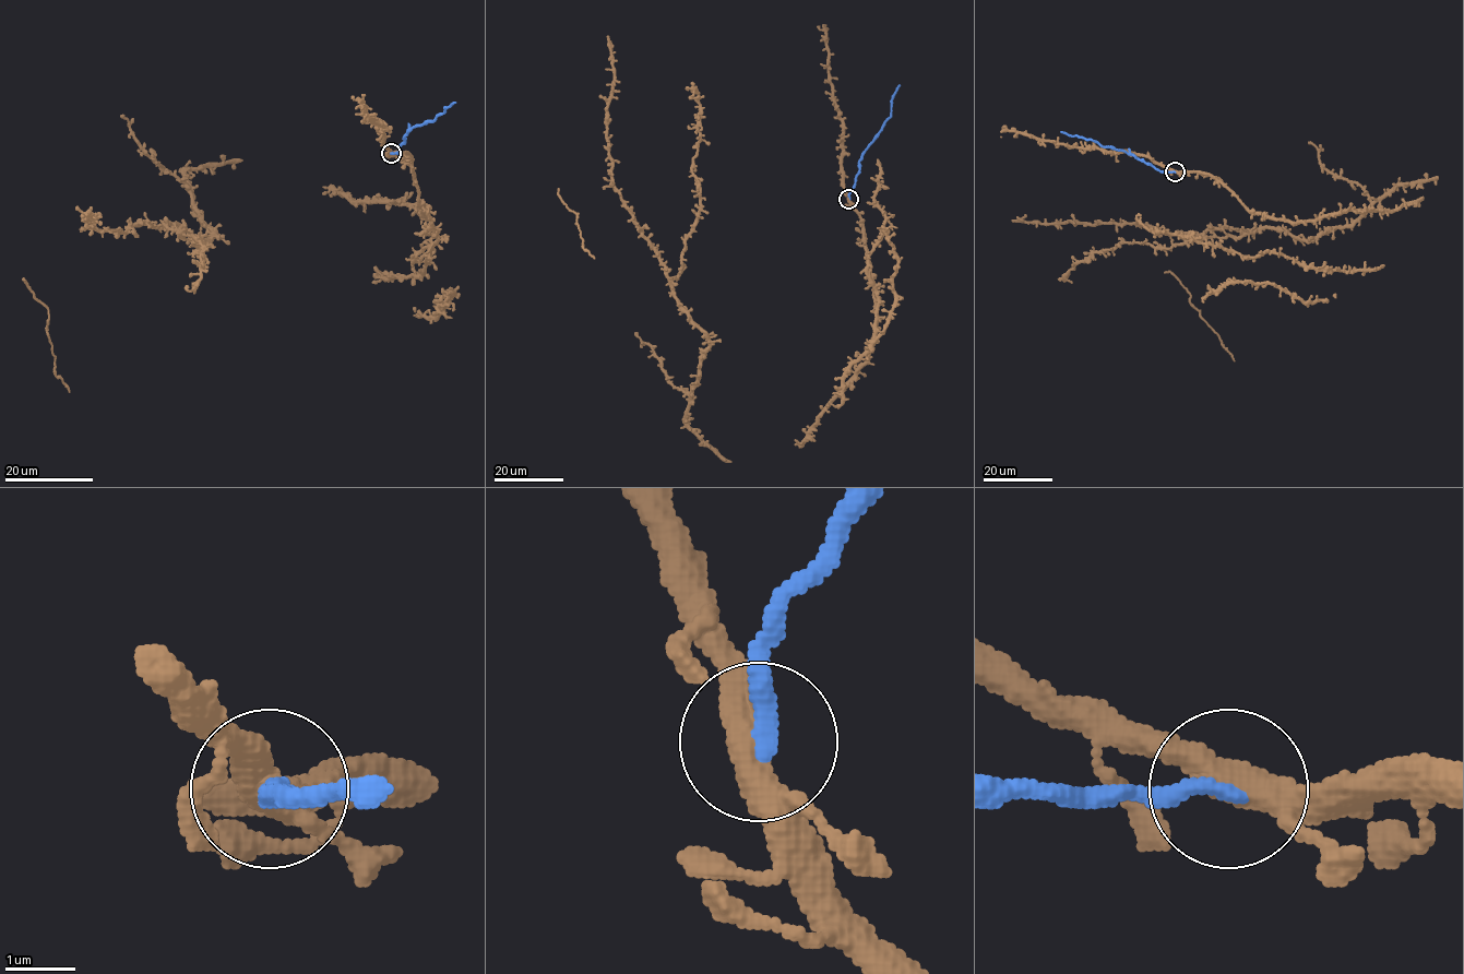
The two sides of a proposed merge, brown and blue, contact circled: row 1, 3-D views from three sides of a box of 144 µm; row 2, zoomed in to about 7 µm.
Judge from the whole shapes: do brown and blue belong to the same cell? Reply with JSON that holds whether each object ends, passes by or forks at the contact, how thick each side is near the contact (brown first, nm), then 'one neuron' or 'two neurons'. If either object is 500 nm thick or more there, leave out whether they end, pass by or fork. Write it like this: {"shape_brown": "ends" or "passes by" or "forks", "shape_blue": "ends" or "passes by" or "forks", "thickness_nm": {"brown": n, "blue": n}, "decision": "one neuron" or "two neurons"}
{"shape_brown": "passes by", "shape_blue": "ends", "thickness_nm": {"brown": 460, "blue": 280}, "decision": "two neurons"}

